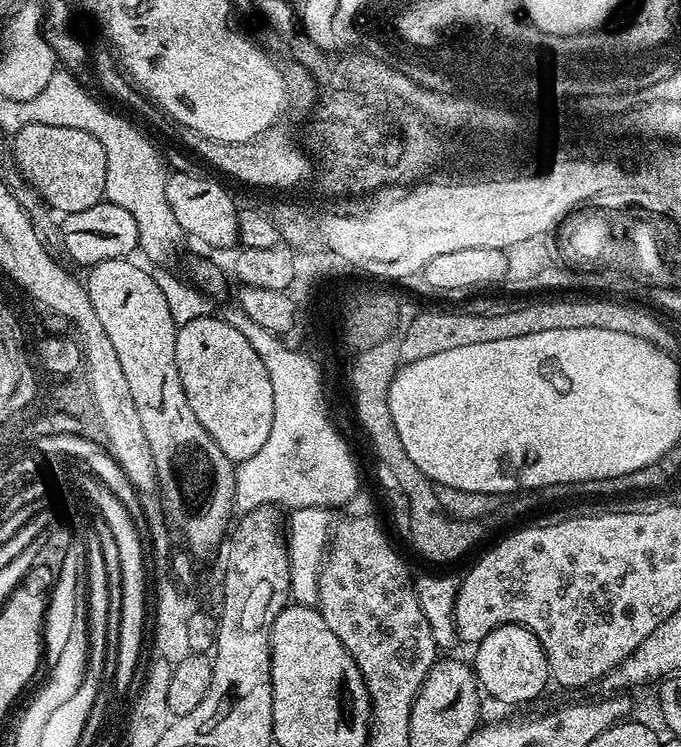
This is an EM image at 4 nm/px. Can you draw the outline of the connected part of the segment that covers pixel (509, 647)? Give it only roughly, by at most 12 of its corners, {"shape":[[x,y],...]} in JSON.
{"shape":[[503,624],[470,664],[485,697],[528,704],[550,684],[546,654]]}

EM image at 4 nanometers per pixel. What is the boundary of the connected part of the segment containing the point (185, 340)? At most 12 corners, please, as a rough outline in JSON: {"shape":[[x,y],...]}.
{"shape":[[219,315],[176,329],[182,390],[239,462],[274,422],[262,358]]}

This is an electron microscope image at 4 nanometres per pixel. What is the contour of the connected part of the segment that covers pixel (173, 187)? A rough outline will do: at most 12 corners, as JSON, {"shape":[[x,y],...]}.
{"shape":[[173,171],[166,202],[181,233],[237,247],[238,204],[216,180]]}

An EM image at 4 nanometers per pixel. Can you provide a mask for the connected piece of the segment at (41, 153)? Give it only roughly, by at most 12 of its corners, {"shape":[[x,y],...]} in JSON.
{"shape":[[22,126],[12,154],[59,214],[104,200],[106,150],[70,126]]}

